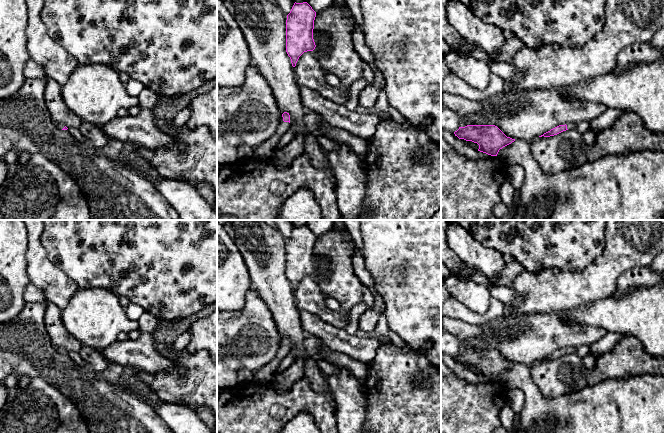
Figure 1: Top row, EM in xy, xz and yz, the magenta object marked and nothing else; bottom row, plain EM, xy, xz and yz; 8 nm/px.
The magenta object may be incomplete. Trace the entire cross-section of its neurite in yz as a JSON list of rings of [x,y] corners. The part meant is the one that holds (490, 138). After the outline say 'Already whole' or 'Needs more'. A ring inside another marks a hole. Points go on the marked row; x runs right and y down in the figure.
[[[467,125],[459,127],[454,134],[459,139],[477,143],[478,151],[491,156],[497,156],[500,149],[515,141],[495,125]]]. Already whole

